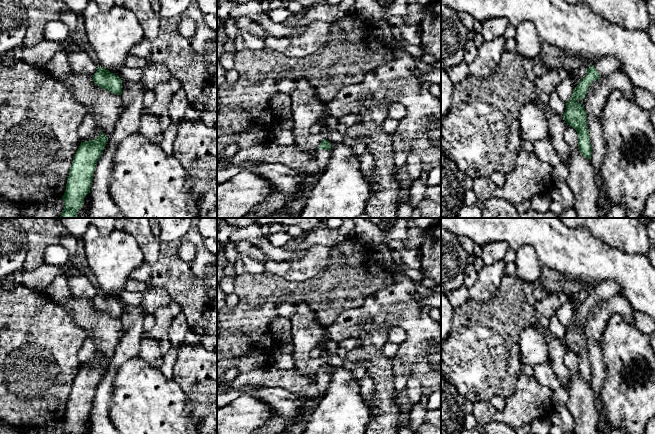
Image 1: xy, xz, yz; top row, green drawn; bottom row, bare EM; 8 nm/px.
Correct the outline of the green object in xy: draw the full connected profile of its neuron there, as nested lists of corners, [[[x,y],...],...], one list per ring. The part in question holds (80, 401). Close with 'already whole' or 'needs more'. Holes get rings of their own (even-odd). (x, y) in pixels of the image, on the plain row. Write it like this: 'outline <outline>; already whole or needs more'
outline [[[103,356],[95,364],[82,366],[73,382],[62,423],[64,434],[79,434],[84,428],[85,420],[90,411],[95,390],[105,373],[108,361]]]; already whole

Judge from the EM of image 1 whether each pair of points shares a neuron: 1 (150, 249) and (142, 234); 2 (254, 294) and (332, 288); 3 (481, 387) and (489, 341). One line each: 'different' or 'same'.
1: same
2: same
3: same

